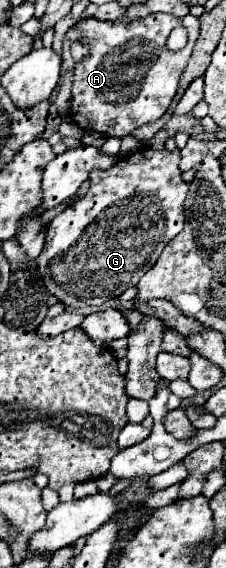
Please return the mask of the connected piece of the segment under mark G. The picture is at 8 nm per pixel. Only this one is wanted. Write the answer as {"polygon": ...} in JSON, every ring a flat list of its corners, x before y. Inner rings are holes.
{"polygon":[[140,149,114,163,110,169,94,169,90,173,90,191,56,215,46,231,46,243,38,257,38,271,50,295,56,295,58,301,70,309,100,307,122,295,128,287,138,285,140,277,154,265,166,243,184,227,184,197,188,193,188,183,182,179,178,163,180,149]]}

